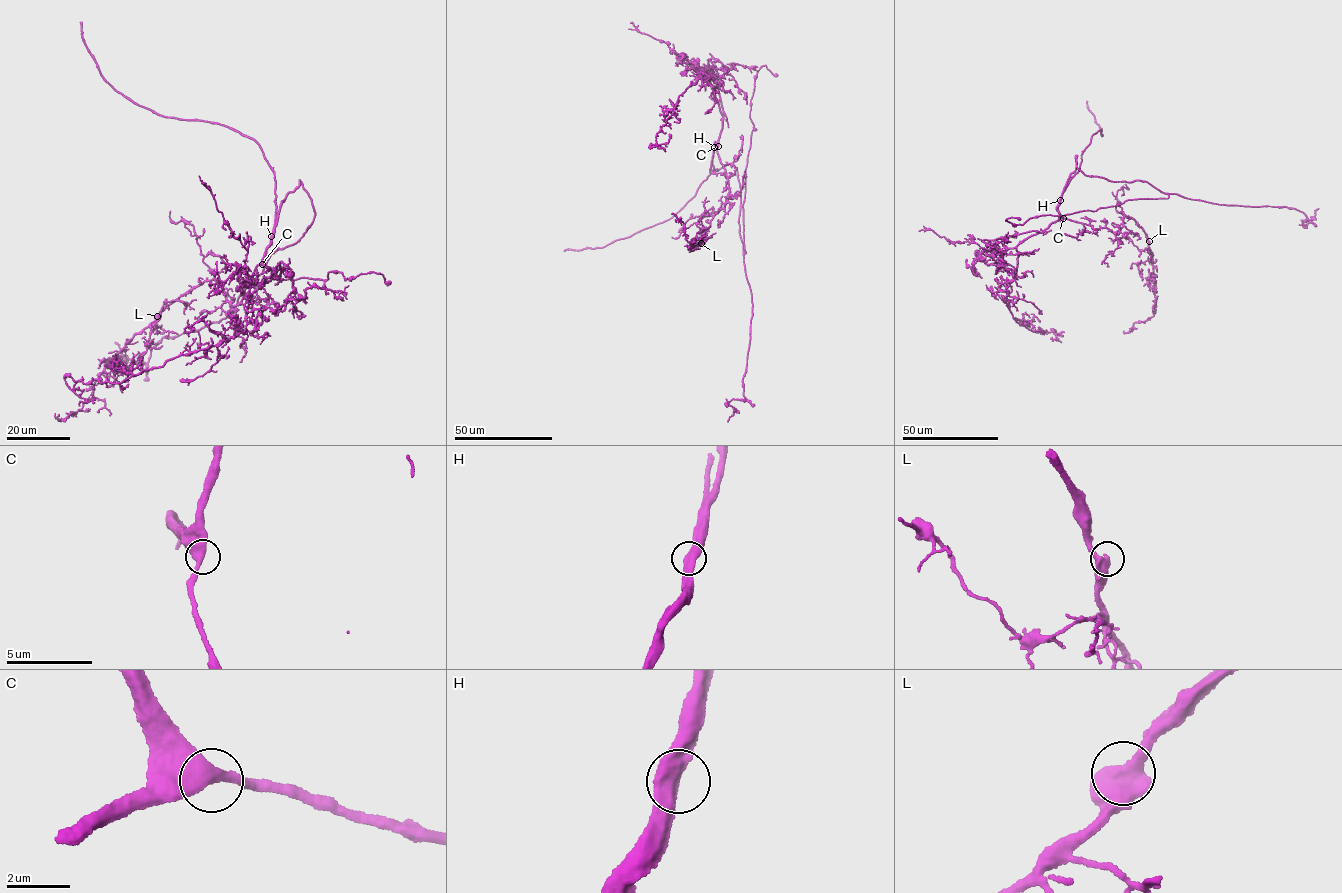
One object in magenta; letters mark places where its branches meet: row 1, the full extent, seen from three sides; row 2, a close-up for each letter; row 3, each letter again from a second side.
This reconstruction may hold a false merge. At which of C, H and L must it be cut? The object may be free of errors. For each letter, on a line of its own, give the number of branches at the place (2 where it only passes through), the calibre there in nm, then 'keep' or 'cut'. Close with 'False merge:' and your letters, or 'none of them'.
C: branches 2; calibre 500 nm; keep
H: branches 2; calibre 550 nm; keep
L: branches 2; calibre 600 nm; keep
False merge: none of them

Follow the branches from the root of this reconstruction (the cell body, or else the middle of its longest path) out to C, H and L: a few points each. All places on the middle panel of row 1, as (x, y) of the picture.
C: (721, 168), (714, 170), (712, 163), (715, 143), (718, 146)
H: (721, 168), (714, 169), (714, 147)
L: (721, 168), (714, 170), (712, 163), (715, 143), (729, 191), (724, 207), (713, 216), (701, 243)

